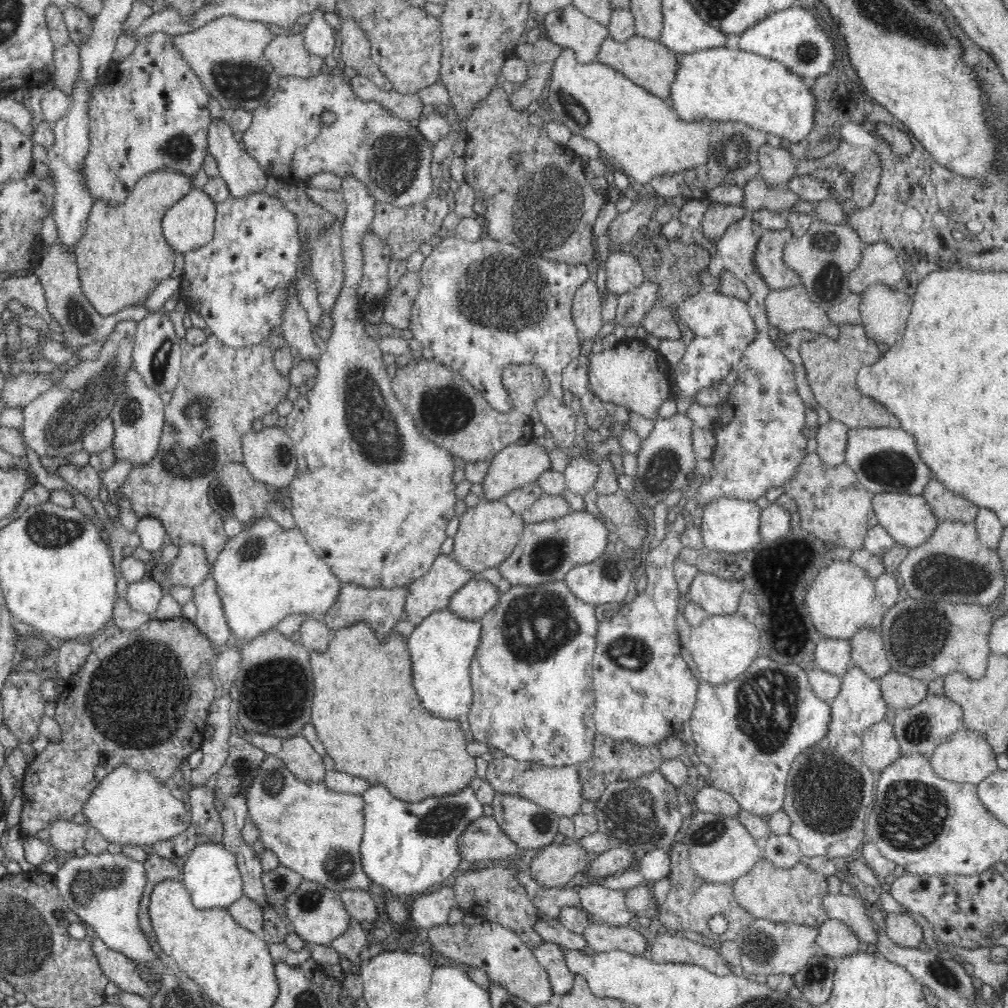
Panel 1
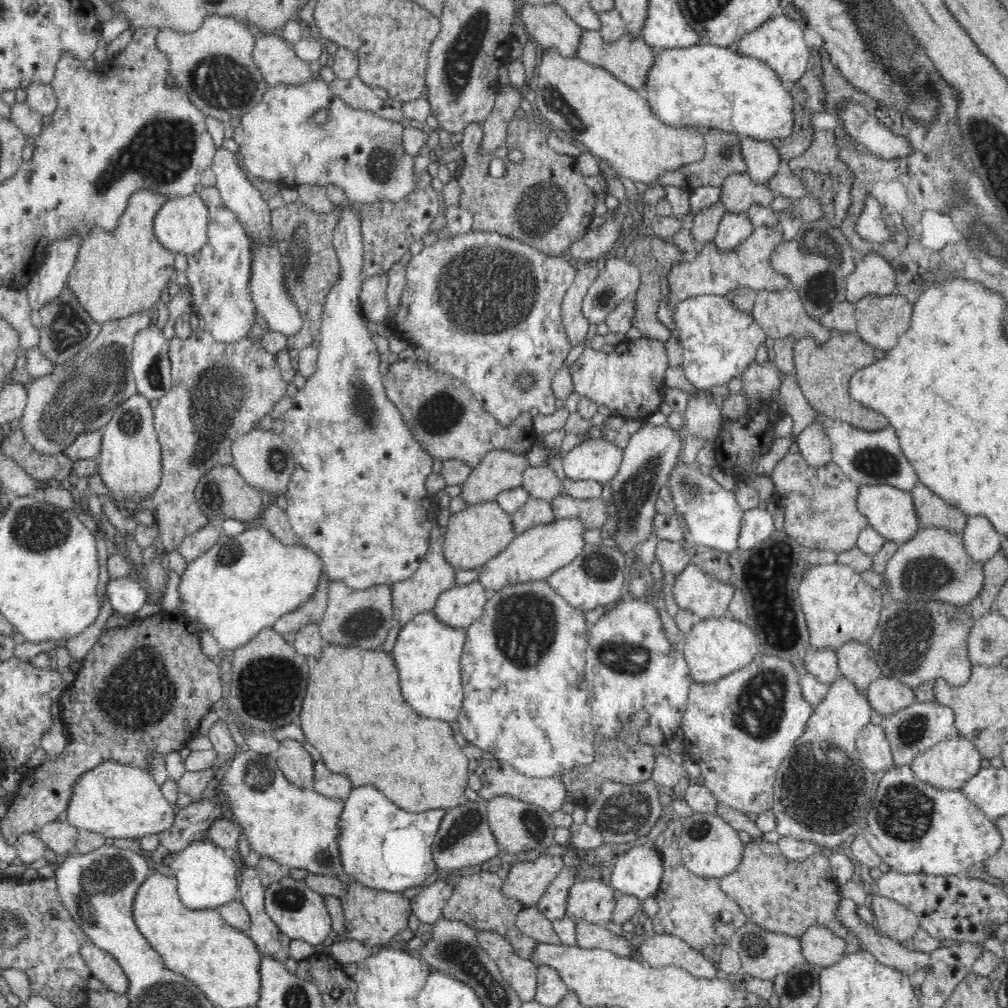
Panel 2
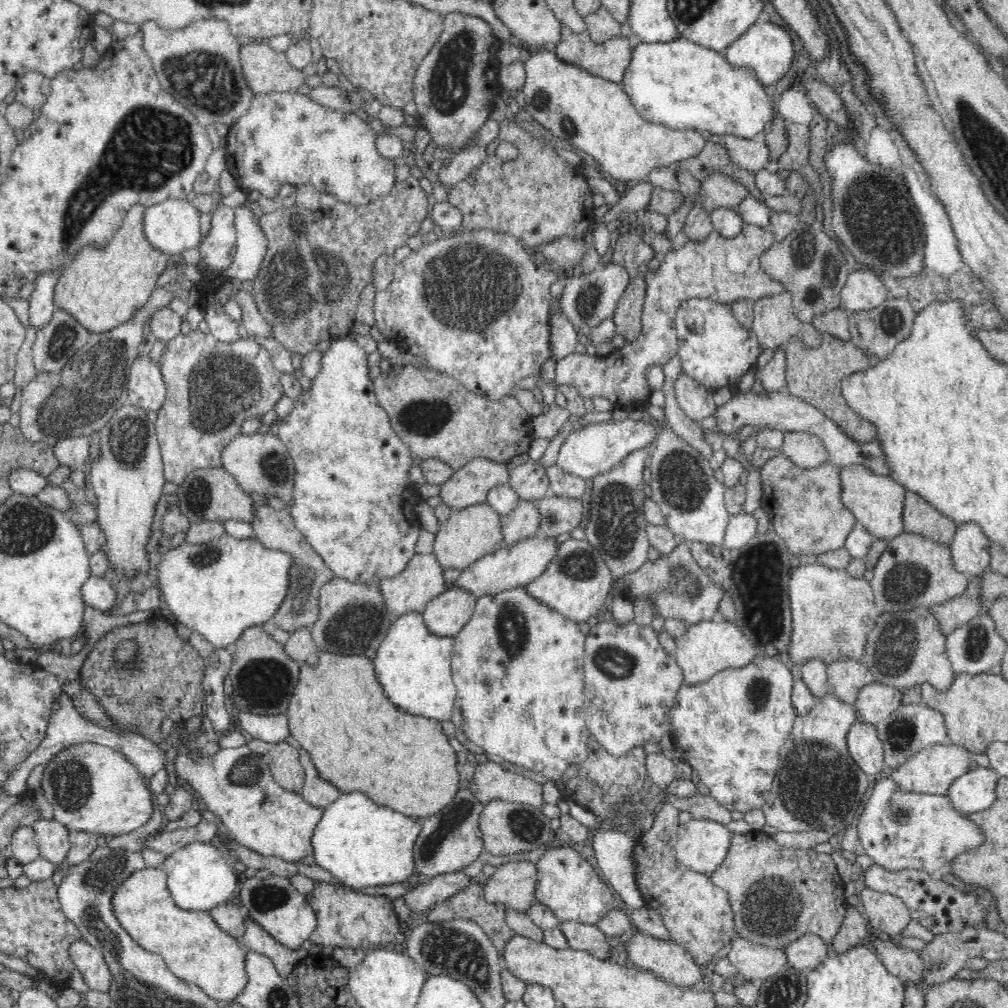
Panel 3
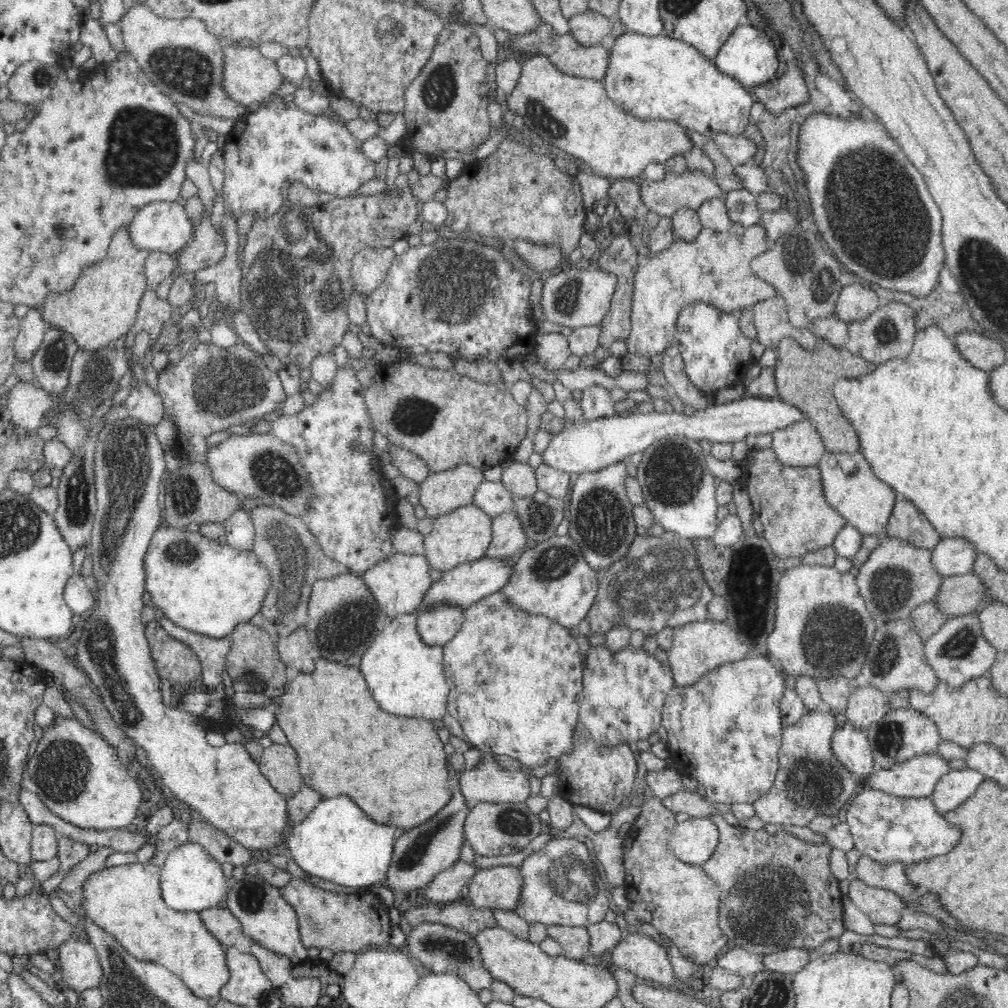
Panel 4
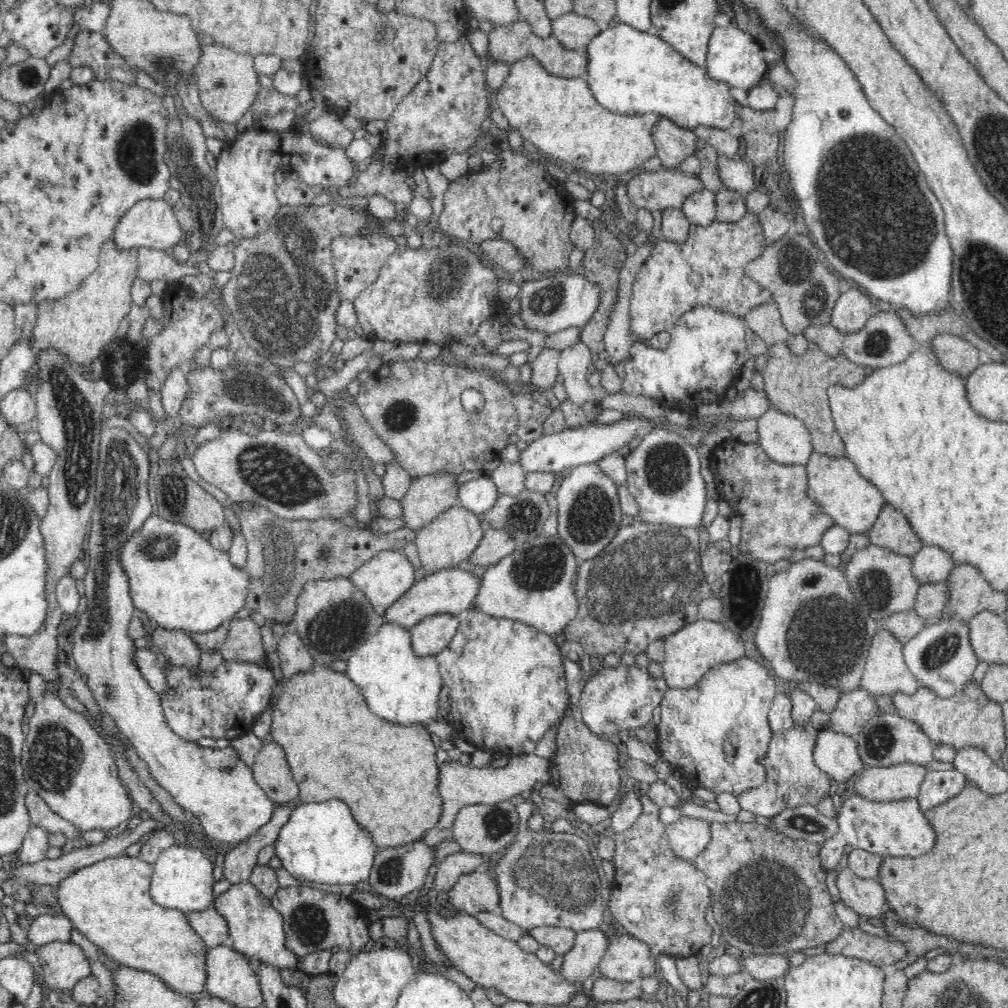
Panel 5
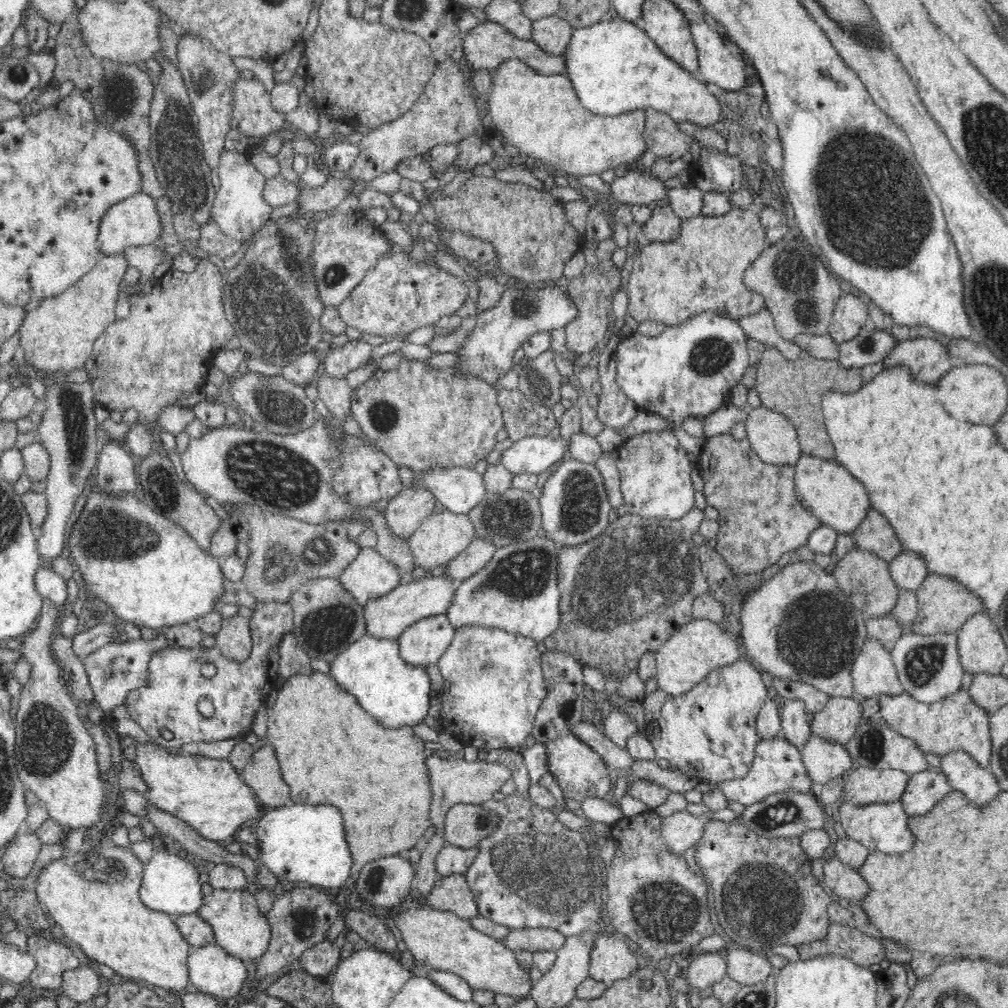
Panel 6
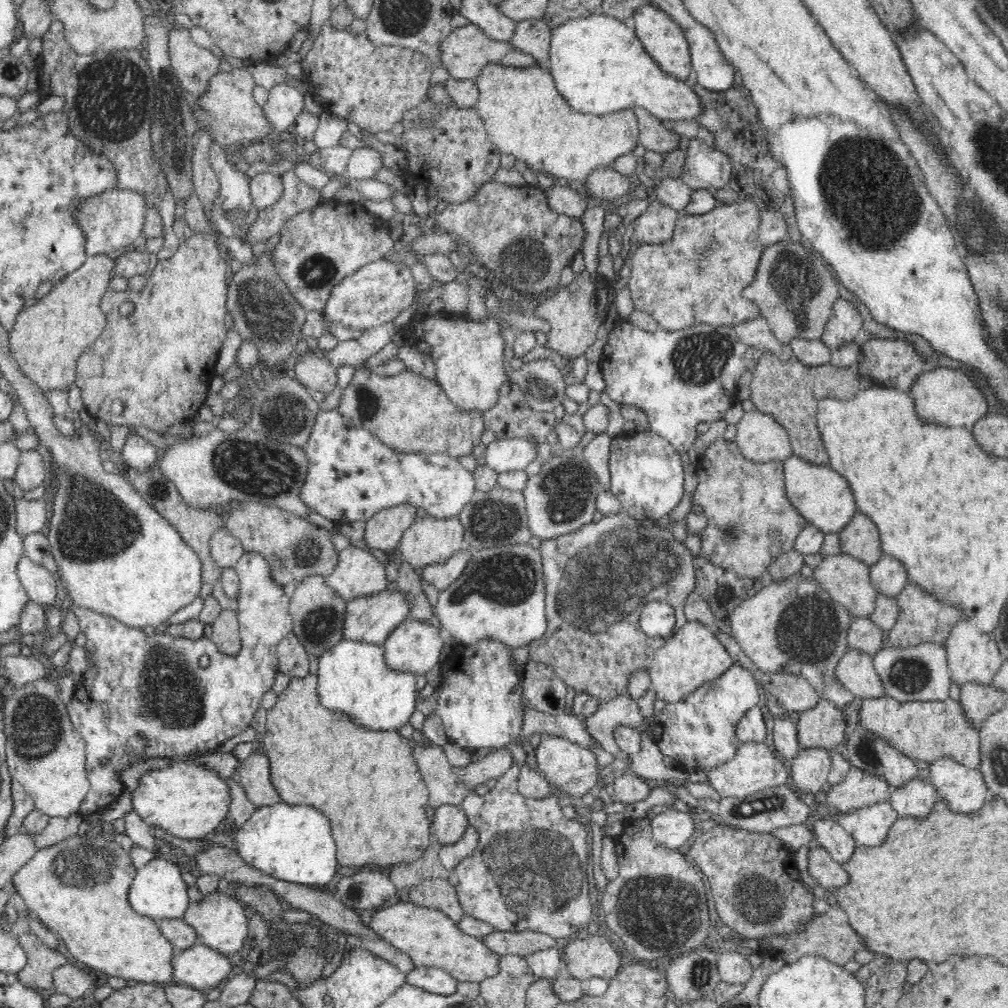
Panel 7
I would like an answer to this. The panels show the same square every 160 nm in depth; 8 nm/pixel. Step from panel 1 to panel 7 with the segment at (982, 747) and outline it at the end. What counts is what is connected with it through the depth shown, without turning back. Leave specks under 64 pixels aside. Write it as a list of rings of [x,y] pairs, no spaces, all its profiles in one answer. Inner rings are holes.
[[[851,765],[843,780],[822,796],[836,814],[850,812],[876,802],[888,801],[891,787],[884,778]]]

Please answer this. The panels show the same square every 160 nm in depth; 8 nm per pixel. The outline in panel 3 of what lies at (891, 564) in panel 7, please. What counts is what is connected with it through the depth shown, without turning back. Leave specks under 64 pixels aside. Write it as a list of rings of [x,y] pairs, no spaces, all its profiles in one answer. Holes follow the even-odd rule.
[[[976,522],[960,524],[952,539],[952,566],[968,576],[980,575],[991,560],[991,541]]]

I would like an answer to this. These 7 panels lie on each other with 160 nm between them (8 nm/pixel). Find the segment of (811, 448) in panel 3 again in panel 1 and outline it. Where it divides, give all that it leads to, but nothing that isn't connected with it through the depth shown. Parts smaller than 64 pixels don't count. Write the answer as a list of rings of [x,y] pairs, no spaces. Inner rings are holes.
[[[830,419],[817,430],[818,457],[825,465],[831,467],[845,463],[846,458],[846,436],[849,428],[842,422]]]

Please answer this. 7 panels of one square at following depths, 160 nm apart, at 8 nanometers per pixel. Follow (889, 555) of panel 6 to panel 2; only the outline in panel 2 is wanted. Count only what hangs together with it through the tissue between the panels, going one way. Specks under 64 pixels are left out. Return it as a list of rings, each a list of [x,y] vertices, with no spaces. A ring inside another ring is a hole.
[[[918,482],[911,491],[911,496],[920,528],[938,527],[953,534],[964,532],[967,515],[962,510],[948,505],[946,500],[938,497],[930,488]]]

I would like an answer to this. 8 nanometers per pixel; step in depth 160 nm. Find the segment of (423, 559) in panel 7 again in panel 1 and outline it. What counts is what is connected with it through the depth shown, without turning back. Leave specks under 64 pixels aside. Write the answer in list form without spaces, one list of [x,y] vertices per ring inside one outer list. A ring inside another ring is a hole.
[[[480,500],[476,506],[467,508],[462,514],[458,533],[450,541],[452,547],[449,552],[460,566],[473,573],[498,567],[513,554],[525,525],[521,516],[514,513],[503,500]]]

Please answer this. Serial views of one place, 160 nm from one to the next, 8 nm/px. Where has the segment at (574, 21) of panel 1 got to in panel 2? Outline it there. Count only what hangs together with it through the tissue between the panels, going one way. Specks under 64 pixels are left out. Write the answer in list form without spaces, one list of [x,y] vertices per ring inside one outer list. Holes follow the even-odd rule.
[[[524,2],[519,4],[520,12],[518,22],[525,27],[530,40],[538,45],[539,48],[556,49],[564,57],[577,57],[576,49],[581,42],[583,29],[574,23],[574,20],[565,14],[558,3],[548,5],[530,5]]]

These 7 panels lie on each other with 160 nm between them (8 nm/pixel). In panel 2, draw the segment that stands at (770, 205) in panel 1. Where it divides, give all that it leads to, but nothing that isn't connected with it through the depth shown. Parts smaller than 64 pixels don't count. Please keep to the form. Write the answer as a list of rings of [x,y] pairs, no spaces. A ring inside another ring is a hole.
[[[729,174],[721,183],[720,204],[728,213],[744,213],[752,205],[770,207],[773,196],[776,195],[767,185],[761,185],[744,174]]]

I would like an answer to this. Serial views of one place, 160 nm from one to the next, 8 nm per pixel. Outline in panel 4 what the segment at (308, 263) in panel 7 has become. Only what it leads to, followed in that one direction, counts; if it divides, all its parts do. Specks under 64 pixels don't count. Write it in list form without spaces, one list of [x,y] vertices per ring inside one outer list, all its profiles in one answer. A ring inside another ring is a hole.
[[[367,248],[355,254],[351,262],[350,276],[355,292],[368,295],[387,278],[391,262],[395,258],[392,248]]]

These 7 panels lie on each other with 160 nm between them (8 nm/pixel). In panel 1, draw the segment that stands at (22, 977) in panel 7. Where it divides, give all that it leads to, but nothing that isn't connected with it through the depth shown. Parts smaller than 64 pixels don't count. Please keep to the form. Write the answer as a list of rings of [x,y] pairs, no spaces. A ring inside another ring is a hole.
[[[95,936],[92,942],[92,951],[99,959],[99,966],[102,968],[109,982],[113,982],[121,991],[132,994],[140,994],[149,1000],[158,993],[159,984],[145,982],[137,966],[124,954],[111,950],[106,943]]]

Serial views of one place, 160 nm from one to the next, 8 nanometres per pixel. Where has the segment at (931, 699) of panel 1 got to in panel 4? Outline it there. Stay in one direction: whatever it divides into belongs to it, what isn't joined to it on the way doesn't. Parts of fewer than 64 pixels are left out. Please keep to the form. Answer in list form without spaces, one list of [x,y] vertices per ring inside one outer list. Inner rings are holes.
[[[910,706],[905,709],[891,709],[880,722],[872,724],[866,730],[866,735],[870,741],[874,761],[881,769],[890,769],[897,763],[923,754],[936,753],[941,740],[936,723]]]

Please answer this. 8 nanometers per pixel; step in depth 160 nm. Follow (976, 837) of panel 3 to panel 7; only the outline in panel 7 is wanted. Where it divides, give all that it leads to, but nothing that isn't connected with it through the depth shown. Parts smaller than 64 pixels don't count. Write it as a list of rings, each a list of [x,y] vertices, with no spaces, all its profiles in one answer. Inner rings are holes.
[[[889,800],[835,814],[837,823],[850,834],[856,846],[880,846],[899,817]]]

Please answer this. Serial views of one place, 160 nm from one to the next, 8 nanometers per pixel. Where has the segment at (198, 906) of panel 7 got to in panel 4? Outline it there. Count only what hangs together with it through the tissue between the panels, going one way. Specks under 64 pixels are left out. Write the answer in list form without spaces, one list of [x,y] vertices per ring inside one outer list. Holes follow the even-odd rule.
[[[247,872],[241,880],[232,880],[223,905],[238,918],[242,925],[241,934],[250,936],[253,942],[276,955],[287,956],[294,966],[307,958],[298,930],[296,909],[286,902],[279,888],[266,883],[262,877]]]

